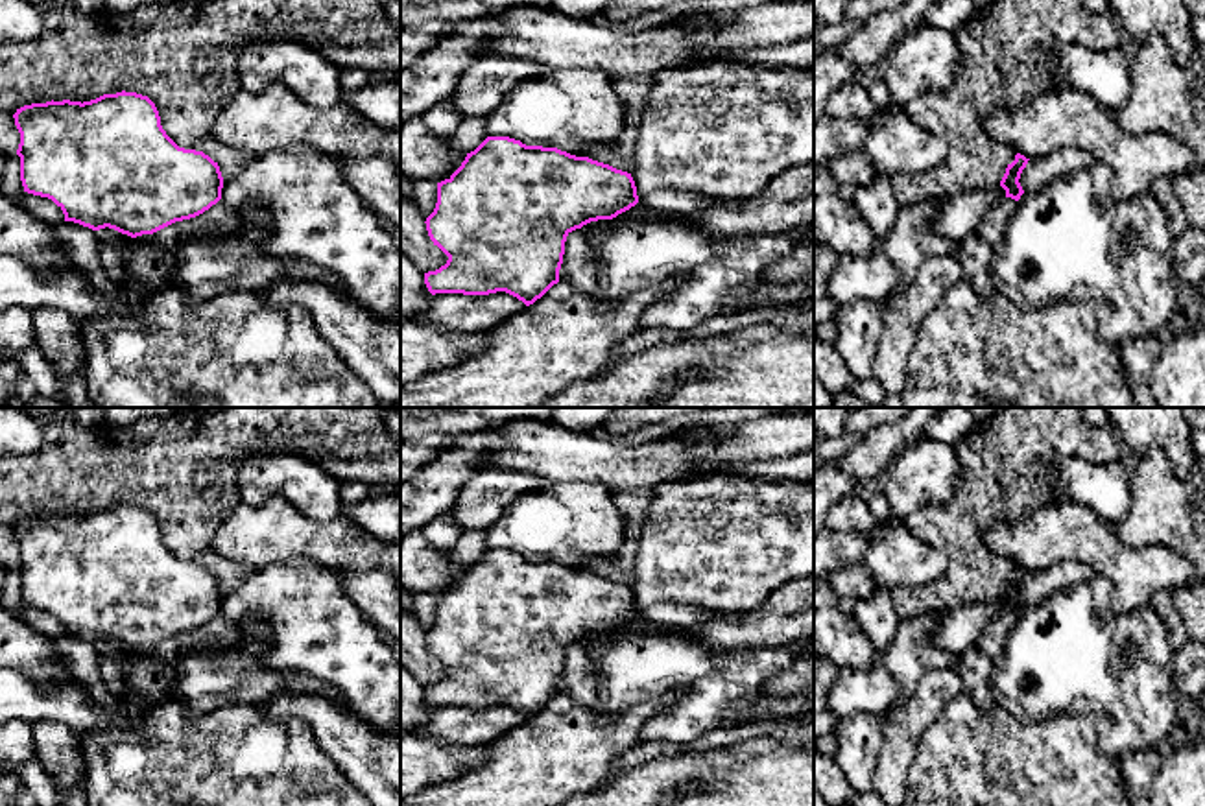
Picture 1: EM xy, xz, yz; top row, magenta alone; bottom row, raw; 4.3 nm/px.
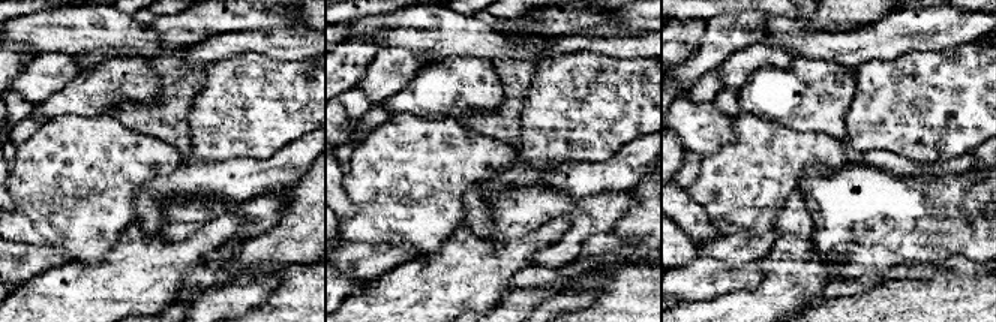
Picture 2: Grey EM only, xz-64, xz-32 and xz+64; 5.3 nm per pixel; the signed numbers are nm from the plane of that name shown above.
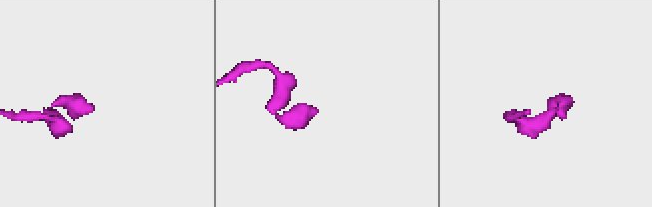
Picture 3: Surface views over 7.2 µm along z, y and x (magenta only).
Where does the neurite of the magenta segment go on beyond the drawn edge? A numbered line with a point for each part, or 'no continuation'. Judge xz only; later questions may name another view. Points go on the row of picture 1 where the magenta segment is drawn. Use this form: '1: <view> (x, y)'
no continuation

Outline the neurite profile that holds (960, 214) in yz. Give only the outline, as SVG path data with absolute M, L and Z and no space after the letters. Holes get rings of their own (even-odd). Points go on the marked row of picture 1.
M967 186L956 194L939 196L939 210L934 218L936 234L961 242L976 234L985 216L1006 199L998 186Z

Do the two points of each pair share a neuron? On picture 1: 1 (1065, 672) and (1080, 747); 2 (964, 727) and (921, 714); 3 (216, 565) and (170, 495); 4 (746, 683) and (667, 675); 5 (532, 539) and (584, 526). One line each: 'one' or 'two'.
1: two
2: two
3: one
4: one
5: one

